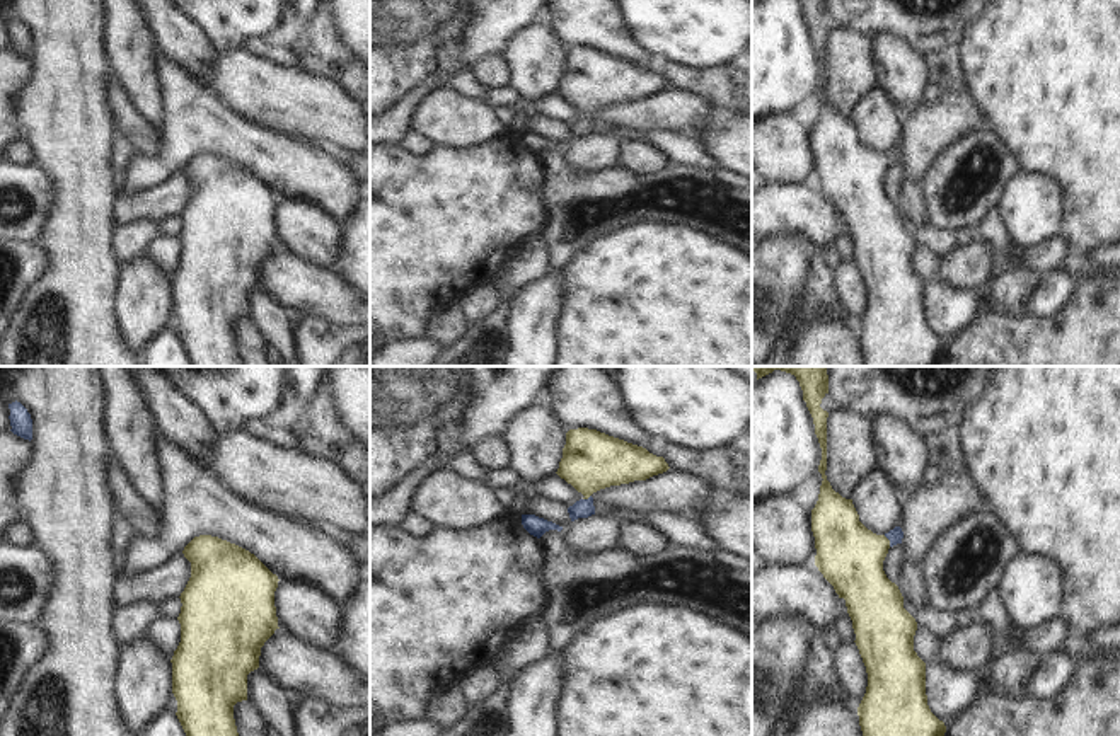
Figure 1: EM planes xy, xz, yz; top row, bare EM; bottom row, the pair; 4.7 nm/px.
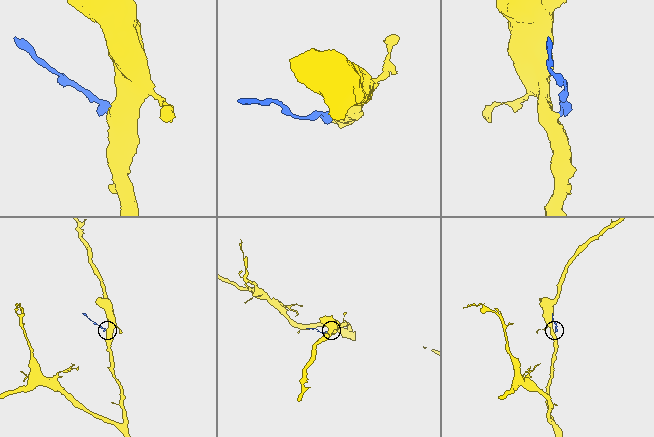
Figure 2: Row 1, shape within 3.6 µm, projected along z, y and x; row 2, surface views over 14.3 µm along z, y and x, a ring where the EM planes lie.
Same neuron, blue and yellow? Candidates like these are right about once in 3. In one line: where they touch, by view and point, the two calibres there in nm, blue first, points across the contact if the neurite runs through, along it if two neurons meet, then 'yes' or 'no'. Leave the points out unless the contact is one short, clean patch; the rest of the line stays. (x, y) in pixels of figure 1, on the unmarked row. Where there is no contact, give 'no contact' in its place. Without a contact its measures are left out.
contact yz (889, 157); calibres 70 and 320 nm; way yz (895, 154), (889, 157), (868, 169), (849, 174); yes

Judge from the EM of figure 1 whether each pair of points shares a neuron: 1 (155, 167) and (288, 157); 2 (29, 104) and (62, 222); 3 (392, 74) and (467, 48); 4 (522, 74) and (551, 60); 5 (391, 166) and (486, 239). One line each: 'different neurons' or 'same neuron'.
1: same neuron
2: same neuron
3: different neurons
4: same neuron
5: same neuron

